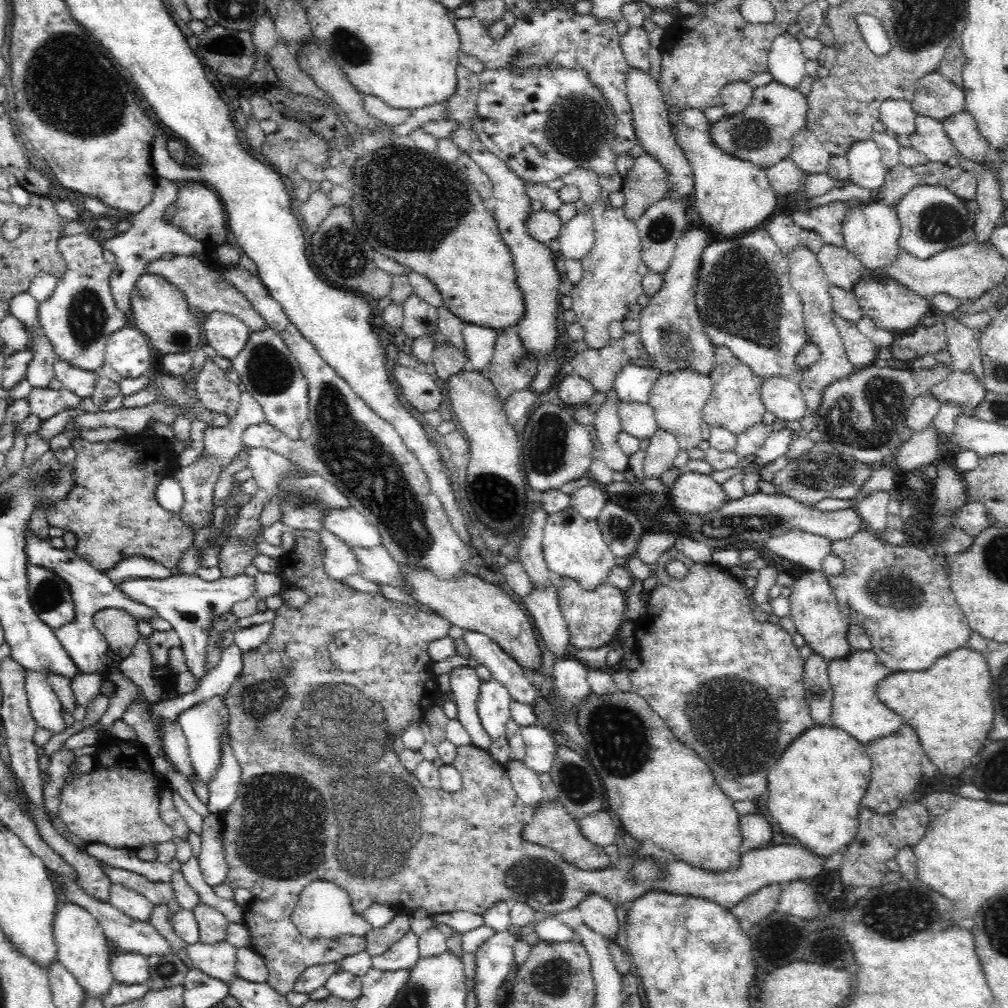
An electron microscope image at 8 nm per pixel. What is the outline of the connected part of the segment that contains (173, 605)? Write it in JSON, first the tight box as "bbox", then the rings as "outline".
{"bbox":[116,572,255,680],"outline":[[[245,572],[236,574],[234,578],[220,577],[212,582],[202,580],[196,574],[180,574],[170,575],[166,580],[128,578],[116,585],[132,599],[151,607],[156,615],[172,625],[181,640],[187,670],[196,680],[200,680],[207,673],[206,646],[212,626],[222,621],[224,614],[231,612],[235,602],[246,600],[255,593],[254,579],[252,576],[246,576]]]}

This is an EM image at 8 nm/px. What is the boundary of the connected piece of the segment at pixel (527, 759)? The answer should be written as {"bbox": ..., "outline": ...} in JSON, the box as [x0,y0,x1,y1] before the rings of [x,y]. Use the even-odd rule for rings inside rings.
{"bbox":[521,724,558,775],"outline":[[[534,724],[522,727],[521,735],[526,745],[523,763],[538,775],[549,772],[554,764],[558,747],[552,733],[539,724]]]}

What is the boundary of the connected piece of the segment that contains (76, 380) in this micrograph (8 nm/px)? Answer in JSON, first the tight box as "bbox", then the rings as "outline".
{"bbox":[53,361,99,399],"outline":[[[56,361],[53,370],[55,378],[62,383],[63,387],[70,390],[70,392],[74,392],[80,399],[93,396],[94,387],[99,378],[99,371],[82,370],[64,361]]]}

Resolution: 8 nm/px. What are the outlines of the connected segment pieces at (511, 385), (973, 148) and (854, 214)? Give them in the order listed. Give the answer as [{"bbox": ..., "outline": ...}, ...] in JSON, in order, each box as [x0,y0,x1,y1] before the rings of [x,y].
[{"bbox":[486,326,539,402],"outline":[[[515,326],[498,330],[498,334],[486,374],[497,390],[499,401],[504,402],[514,392],[529,389],[537,376],[539,362],[525,353]]]},{"bbox":[942,110,989,163],"outline":[[[967,110],[953,114],[942,123],[944,132],[959,155],[975,163],[982,163],[986,160],[989,147],[985,139],[977,133],[973,118]]]},{"bbox":[841,202,901,269],"outline":[[[849,202],[849,209],[845,211],[841,229],[846,248],[852,251],[868,269],[887,267],[897,257],[897,252],[900,250],[897,242],[901,226],[895,208],[888,206],[888,203]]]}]

